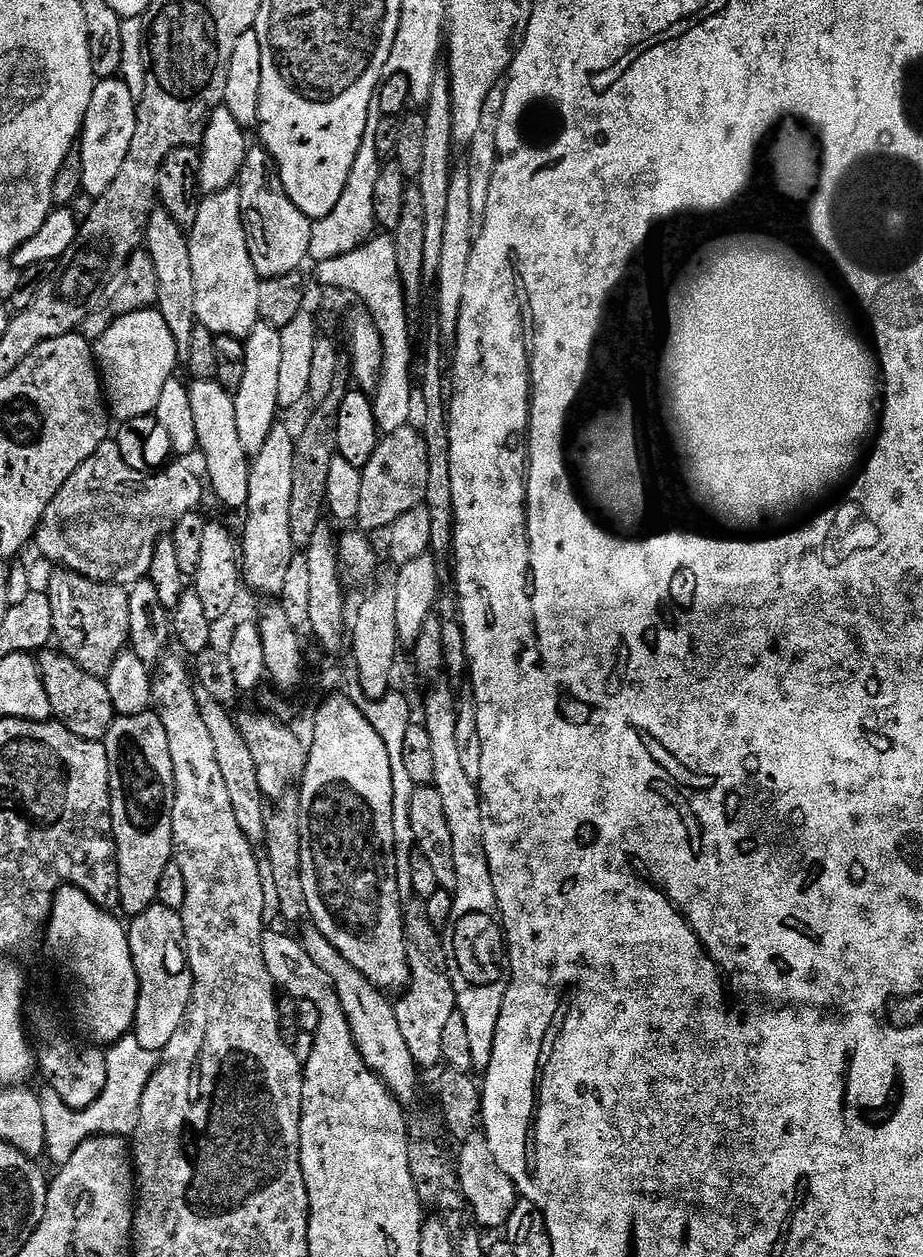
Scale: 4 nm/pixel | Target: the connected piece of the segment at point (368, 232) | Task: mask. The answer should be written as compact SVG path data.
M374 102L369 108L372 108L372 112L367 112L366 131L364 131L358 154L355 155L342 197L326 218L312 223L308 257L313 263L329 261L331 258L349 253L350 250L360 248L365 241L375 235L378 225L374 214L374 191L382 167L382 158L377 153L377 132L383 116L379 102Z

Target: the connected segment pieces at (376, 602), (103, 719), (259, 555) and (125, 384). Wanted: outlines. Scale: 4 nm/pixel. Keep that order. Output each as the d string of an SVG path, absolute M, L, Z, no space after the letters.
M391 571L383 572L379 573L375 581L376 588L367 589L368 597L361 602L356 617L350 620L351 663L358 670L360 685L369 700L382 698L393 687L392 671L396 668L396 651L402 648L398 638L398 601L394 595L396 578Z
M54 648L43 649L36 658L39 674L50 698L53 717L66 726L78 738L103 741L110 730L114 713L110 702L110 690L101 677L86 674L82 666Z
M283 422L273 424L270 434L266 434L266 442L262 442L260 449L254 453L250 460L250 467L248 473L250 474L250 498L248 499L248 507L243 509L242 516L244 516L244 537L241 535L238 540L238 552L240 558L240 570L242 573L242 580L245 585L248 584L256 592L261 592L262 595L268 596L264 598L276 598L280 591L288 584L288 571L292 568L292 555L294 549L292 547L292 539L290 538L290 497L292 496L292 487L294 479L294 446L296 441L294 439L294 432L291 432Z
M155 307L143 308L137 312L116 317L104 331L104 337L95 341L94 355L102 377L102 391L106 397L106 403L111 415L115 419L117 416L117 421L120 422L153 415L158 406L158 398L162 395L162 386L166 386L166 382L173 379L175 372L172 371L178 367L174 334L170 334L170 326L166 326L166 318L162 318L162 314L156 311Z

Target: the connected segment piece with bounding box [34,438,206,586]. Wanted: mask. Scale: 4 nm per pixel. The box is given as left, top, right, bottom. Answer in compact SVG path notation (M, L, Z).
M109 438L70 474L66 486L58 490L54 502L46 506L42 522L34 537L37 548L50 563L60 568L68 568L74 574L82 574L94 582L123 584L131 586L134 582L145 579L150 570L150 561L154 559L154 546L171 530L182 514L190 514L201 507L200 499L206 496L206 488L187 468L187 463L172 462L168 467L154 473L130 470L118 450L115 439Z

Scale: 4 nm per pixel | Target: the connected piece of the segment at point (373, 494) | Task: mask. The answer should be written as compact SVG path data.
M409 426L383 433L374 454L370 454L370 462L360 469L360 477L362 490L354 524L365 534L373 534L379 528L388 530L402 514L423 505L429 485L429 459L421 429Z

